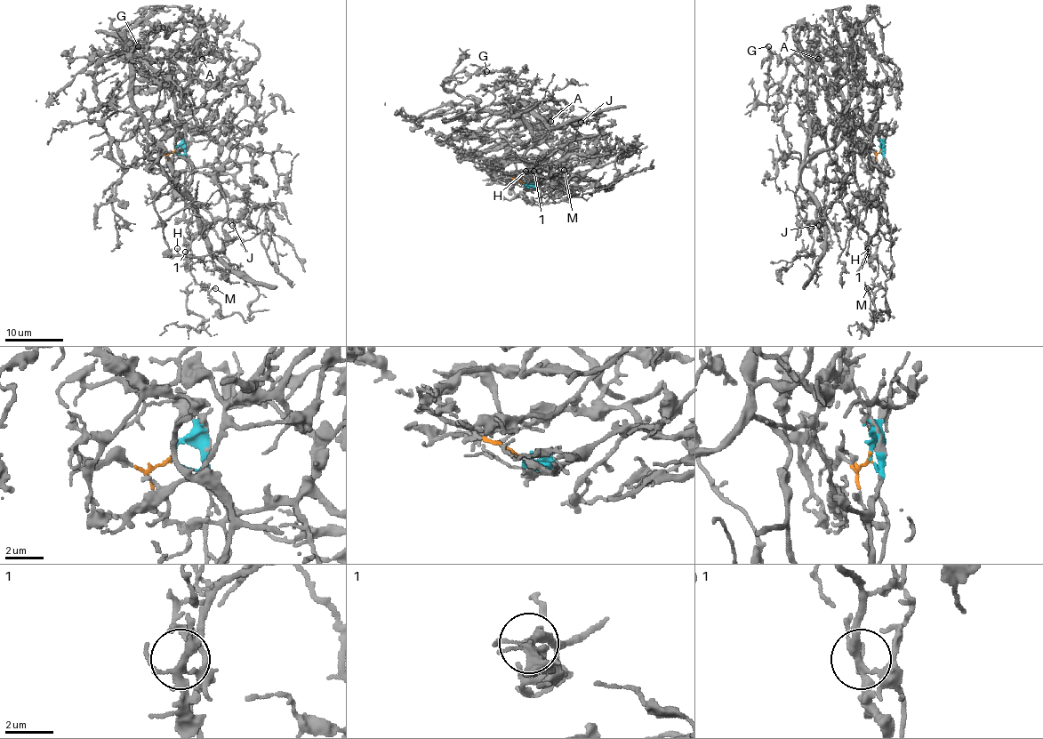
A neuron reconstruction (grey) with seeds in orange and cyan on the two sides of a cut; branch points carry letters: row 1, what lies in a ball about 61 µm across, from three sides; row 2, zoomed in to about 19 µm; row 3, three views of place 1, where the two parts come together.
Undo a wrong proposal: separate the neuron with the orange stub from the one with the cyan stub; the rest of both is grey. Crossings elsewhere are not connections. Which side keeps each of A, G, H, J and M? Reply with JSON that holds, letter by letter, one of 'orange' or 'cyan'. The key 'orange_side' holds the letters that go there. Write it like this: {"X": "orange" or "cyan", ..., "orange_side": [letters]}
{"A": "cyan", "G": "cyan", "H": "cyan", "J": "cyan", "M": "orange", "orange_side": ["M"]}

